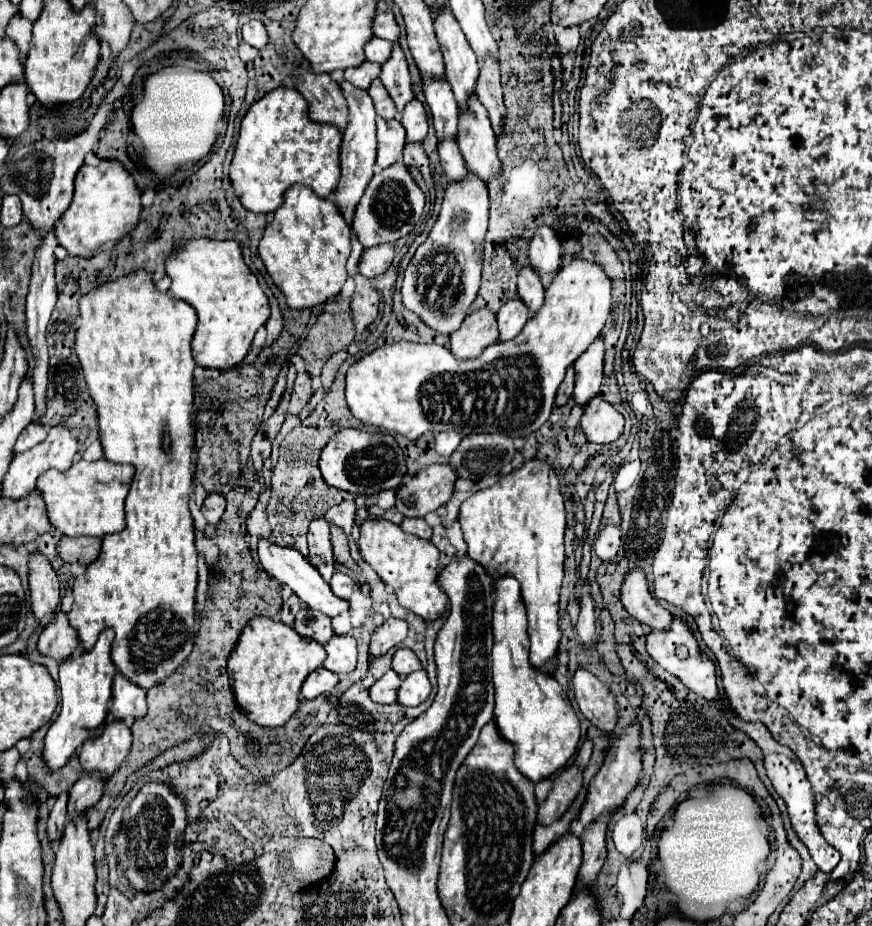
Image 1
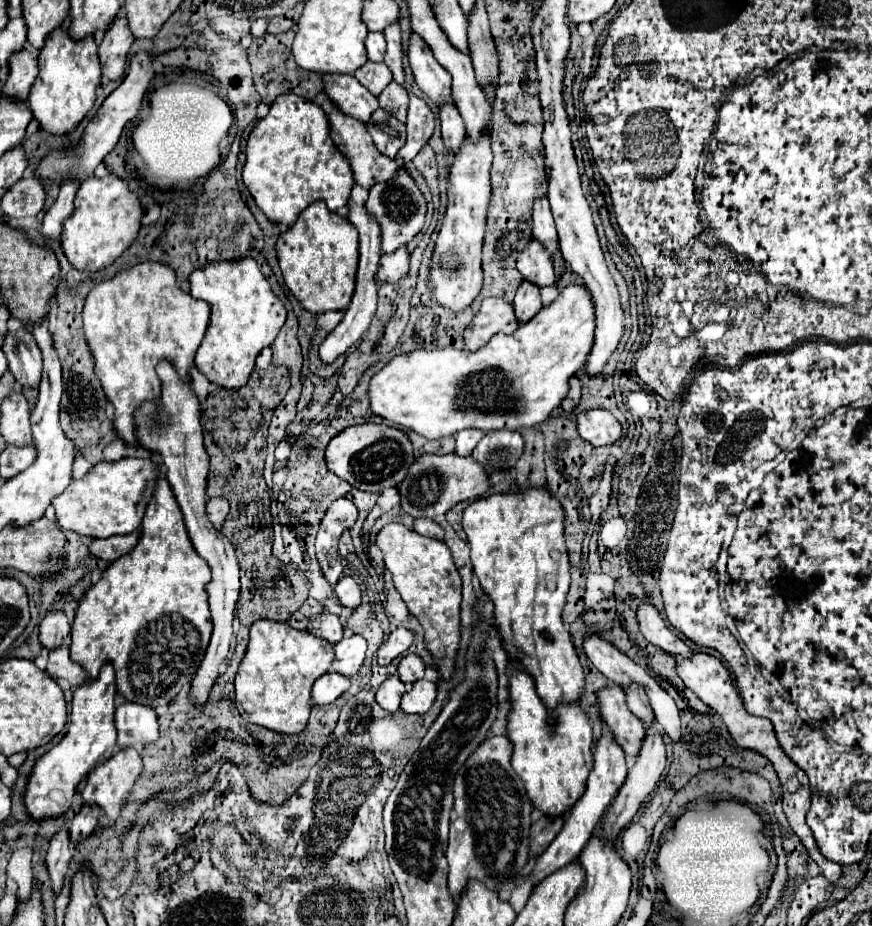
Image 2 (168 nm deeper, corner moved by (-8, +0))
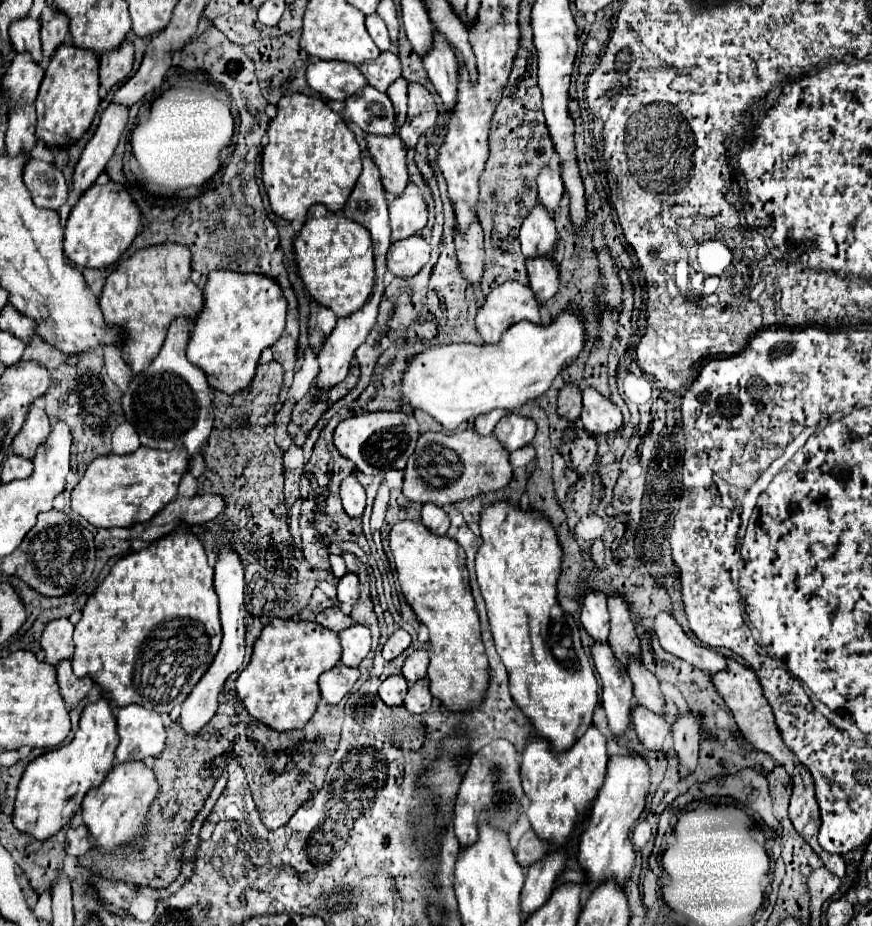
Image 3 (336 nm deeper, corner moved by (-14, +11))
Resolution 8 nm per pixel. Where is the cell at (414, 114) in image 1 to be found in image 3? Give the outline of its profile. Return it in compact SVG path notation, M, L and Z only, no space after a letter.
M410 83L408 85L408 119L400 127L398 135L408 149L414 149L420 135L430 129L438 119L438 107L434 97L424 85Z

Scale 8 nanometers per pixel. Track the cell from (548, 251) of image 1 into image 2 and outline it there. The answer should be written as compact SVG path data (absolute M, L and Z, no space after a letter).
M546 196L534 200L532 236L534 236L536 240L540 240L542 244L546 244L546 242L556 242L556 240L558 240L558 232L556 232L554 218L552 218L550 204L548 204L548 198L546 198Z

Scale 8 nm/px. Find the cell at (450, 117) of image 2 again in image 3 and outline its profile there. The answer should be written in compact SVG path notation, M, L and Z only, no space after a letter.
M434 31L434 49L424 59L424 69L442 97L446 111L452 113L456 105L456 89L458 89L458 61L446 39Z

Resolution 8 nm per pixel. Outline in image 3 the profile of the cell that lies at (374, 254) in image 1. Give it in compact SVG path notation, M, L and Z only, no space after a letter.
M414 235L392 243L388 253L388 271L396 277L416 275L430 257L430 245L426 239Z

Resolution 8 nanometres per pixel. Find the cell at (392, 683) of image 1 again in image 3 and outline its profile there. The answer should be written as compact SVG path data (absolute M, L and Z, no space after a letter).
M390 675L386 681L382 681L378 695L386 705L402 705L406 691L408 681L404 679L404 675Z

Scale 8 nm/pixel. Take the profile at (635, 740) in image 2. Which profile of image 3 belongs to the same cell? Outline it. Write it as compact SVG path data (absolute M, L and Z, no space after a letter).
M636 705L632 709L632 727L640 743L650 751L660 751L666 735L670 733L670 723L656 713L650 713L646 707Z

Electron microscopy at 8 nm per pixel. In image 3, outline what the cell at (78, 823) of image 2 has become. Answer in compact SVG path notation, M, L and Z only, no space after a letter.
M78 825L78 827L70 827L68 833L66 833L66 853L68 855L74 855L74 857L80 857L84 855L92 845L90 845L90 833L84 825Z

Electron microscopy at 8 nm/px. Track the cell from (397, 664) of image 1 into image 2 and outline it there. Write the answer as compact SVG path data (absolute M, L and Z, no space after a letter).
M408 654L398 664L398 678L404 684L414 684L416 680L424 678L424 670L426 670L424 660L420 656L416 656L416 654Z

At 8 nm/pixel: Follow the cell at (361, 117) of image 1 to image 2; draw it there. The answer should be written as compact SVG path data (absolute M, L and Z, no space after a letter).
M322 74L326 96L344 112L346 116L368 122L368 116L378 108L378 98L372 96L366 88L356 84L354 76Z

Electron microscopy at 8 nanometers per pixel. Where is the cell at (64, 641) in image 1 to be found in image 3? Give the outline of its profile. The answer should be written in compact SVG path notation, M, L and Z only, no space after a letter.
M60 661L56 665L56 671L58 671L58 685L62 697L70 707L74 707L82 697L88 695L94 681L90 677L82 677L82 679L74 677L72 661Z

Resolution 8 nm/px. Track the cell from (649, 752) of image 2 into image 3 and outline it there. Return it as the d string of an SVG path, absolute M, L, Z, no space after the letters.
M636 661L630 663L628 675L634 683L634 701L664 717L666 703L664 703L664 693L660 689L658 679L642 663L636 663Z

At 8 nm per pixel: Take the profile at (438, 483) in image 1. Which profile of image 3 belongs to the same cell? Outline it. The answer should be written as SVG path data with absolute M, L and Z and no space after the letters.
M474 429L462 433L422 433L416 451L404 469L402 493L410 501L434 503L438 507L456 503L480 493L498 491L512 479L508 451L494 435L478 435Z

